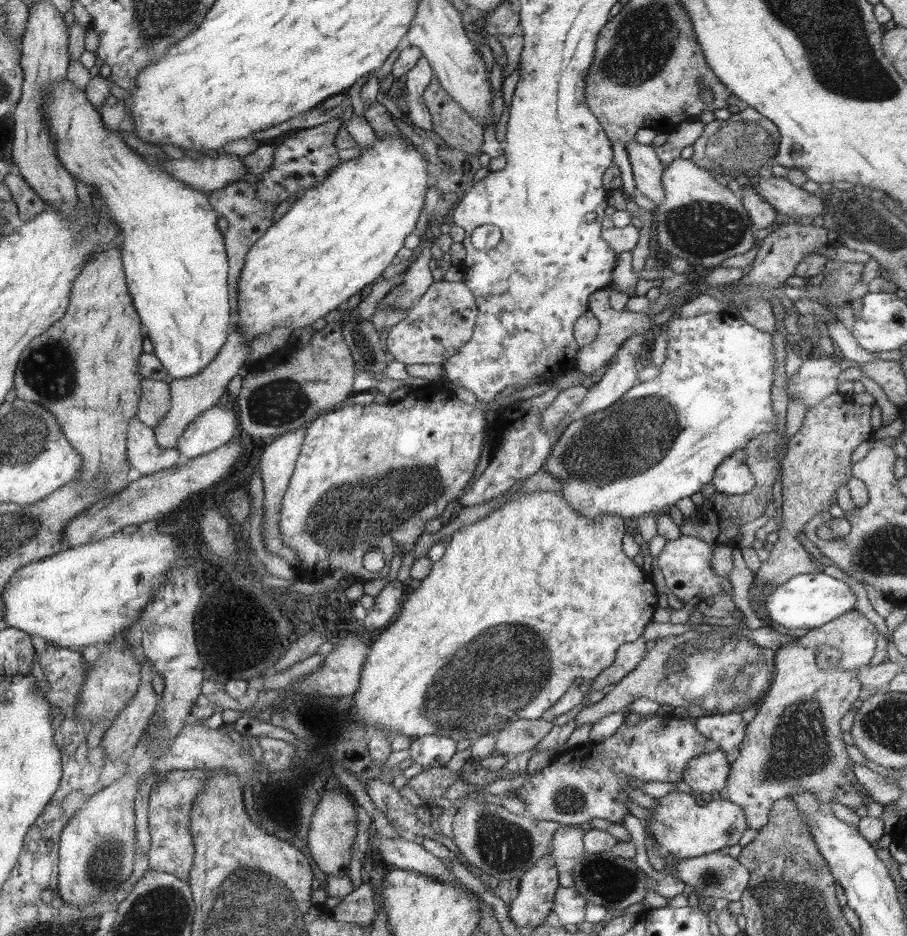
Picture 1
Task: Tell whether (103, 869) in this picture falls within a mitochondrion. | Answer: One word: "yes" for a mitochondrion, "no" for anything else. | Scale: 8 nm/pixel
yes

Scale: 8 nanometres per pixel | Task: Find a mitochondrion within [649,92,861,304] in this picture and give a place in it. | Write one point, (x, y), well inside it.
(700, 230)

